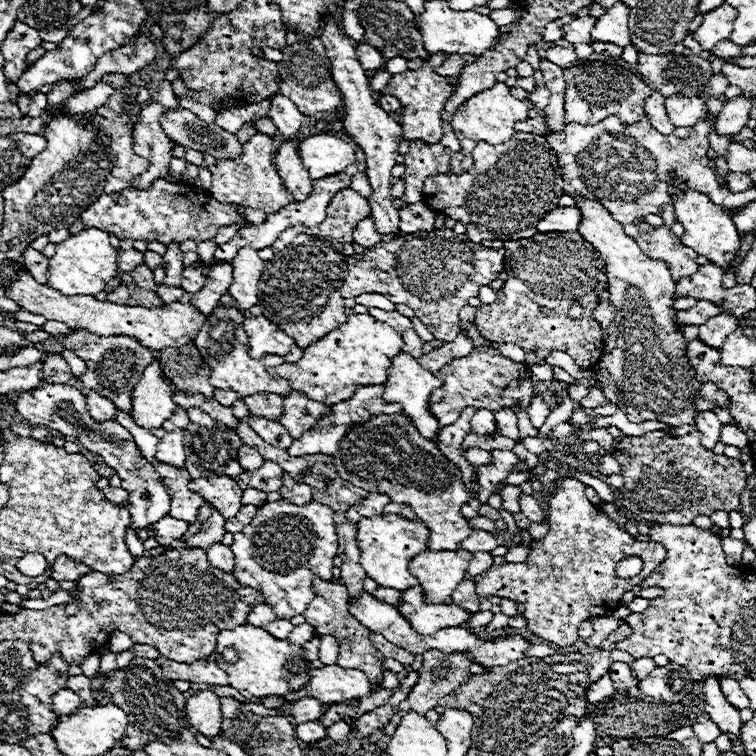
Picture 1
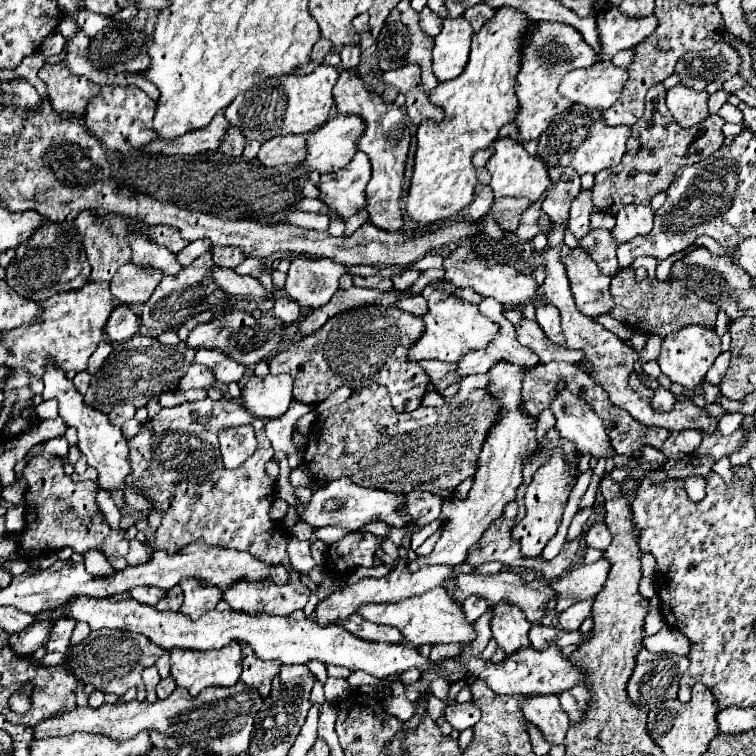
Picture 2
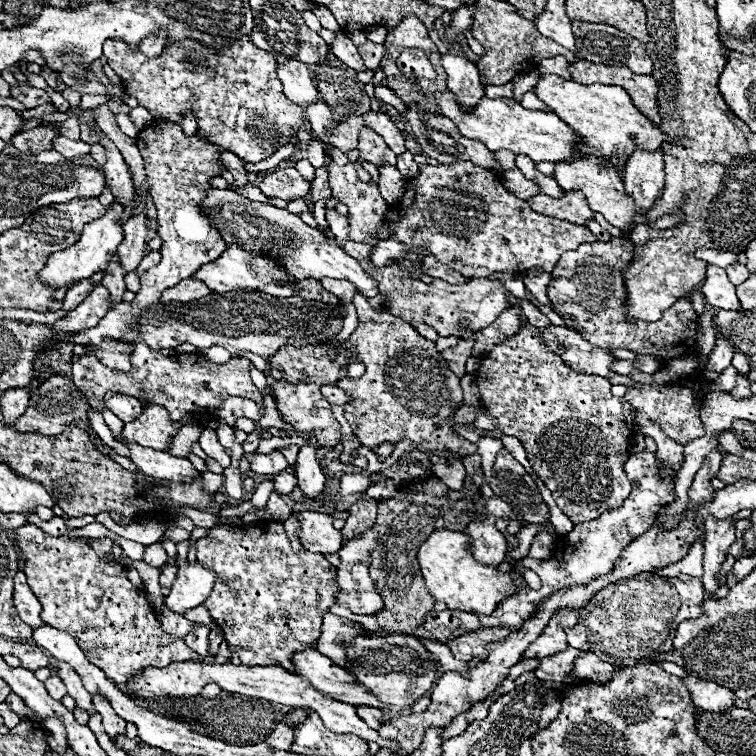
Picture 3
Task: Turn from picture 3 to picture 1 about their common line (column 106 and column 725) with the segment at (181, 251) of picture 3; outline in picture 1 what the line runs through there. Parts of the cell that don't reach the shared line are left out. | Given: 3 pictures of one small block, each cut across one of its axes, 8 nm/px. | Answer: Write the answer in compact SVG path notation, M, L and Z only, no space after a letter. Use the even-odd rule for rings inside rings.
M720 314L720 316L714 316L712 320L708 320L708 324L700 326L698 338L704 340L704 344L708 344L712 348L722 348L726 336L732 334L736 330L736 326L738 324L732 314Z

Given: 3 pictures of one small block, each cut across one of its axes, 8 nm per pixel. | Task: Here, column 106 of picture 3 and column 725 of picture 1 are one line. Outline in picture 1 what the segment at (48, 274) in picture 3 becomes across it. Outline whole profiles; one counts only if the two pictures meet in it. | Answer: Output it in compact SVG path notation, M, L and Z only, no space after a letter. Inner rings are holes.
M672 186L670 194L672 194L674 204L676 204L674 216L682 224L682 228L686 230L684 238L682 238L682 244L692 248L700 256L706 256L710 262L718 264L720 268L728 266L730 260L736 256L736 252L740 248L740 236L738 236L730 216L728 216L728 212L724 210L724 206L714 204L706 194L694 192L690 188L682 190L682 194L676 194L676 188Z

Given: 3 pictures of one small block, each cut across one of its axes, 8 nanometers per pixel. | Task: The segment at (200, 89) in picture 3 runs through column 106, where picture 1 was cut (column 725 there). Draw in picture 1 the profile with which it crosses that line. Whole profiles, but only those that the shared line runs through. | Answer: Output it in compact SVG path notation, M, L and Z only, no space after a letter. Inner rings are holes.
M722 40L720 44L716 44L712 50L710 50L710 54L712 56L718 56L718 58L736 58L736 56L740 56L740 50L742 50L744 46L736 46L736 44L732 44L730 40Z

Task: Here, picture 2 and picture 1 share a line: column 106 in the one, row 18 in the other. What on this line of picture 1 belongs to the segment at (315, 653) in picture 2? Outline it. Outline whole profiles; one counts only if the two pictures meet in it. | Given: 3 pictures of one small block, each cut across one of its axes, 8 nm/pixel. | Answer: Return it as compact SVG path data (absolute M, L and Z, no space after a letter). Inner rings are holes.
M616 2L612 8L606 10L604 16L598 18L596 26L592 28L592 40L628 46L630 44L630 28L628 28L630 8L624 2Z

